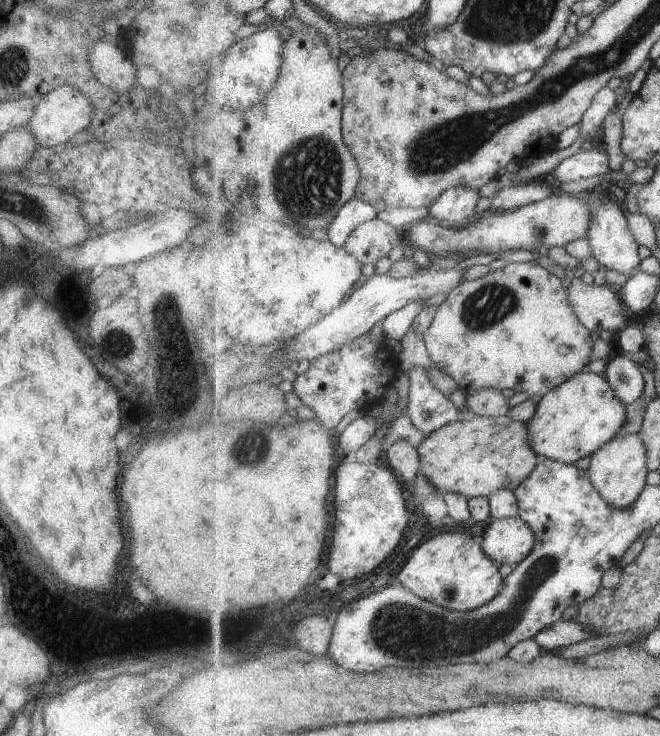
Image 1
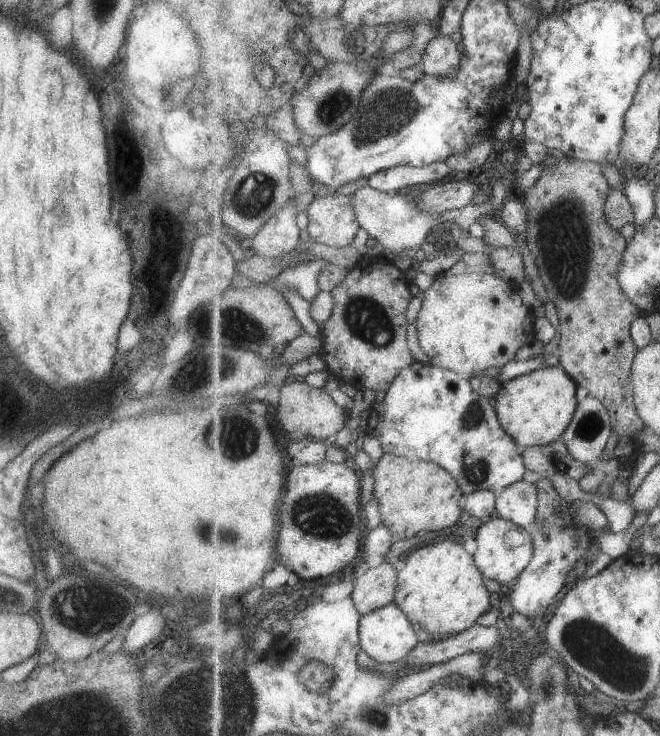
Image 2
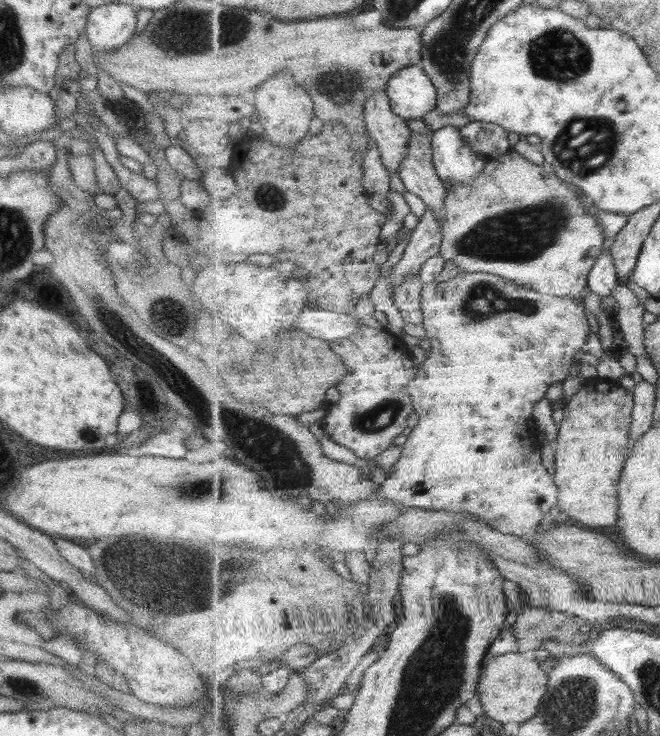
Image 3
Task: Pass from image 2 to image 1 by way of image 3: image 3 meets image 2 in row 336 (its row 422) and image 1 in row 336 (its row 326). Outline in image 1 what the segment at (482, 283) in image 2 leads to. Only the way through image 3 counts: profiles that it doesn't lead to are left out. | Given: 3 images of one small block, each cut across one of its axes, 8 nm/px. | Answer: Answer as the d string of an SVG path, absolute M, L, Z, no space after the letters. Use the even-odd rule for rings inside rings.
M528 261L508 263L505 268L497 271L491 269L490 272L478 279L457 285L439 305L436 317L424 334L434 366L449 375L457 384L457 388L465 395L475 394L484 388L498 388L499 390L511 388L514 392L525 391L528 398L541 395L544 397L549 394L556 386L562 385L563 382L574 374L586 370L586 366L591 362L592 353L594 352L594 343L591 342L591 331L579 320L578 314L575 312L574 306L568 297L566 282L567 279L551 274L541 264L537 264L535 261Z

